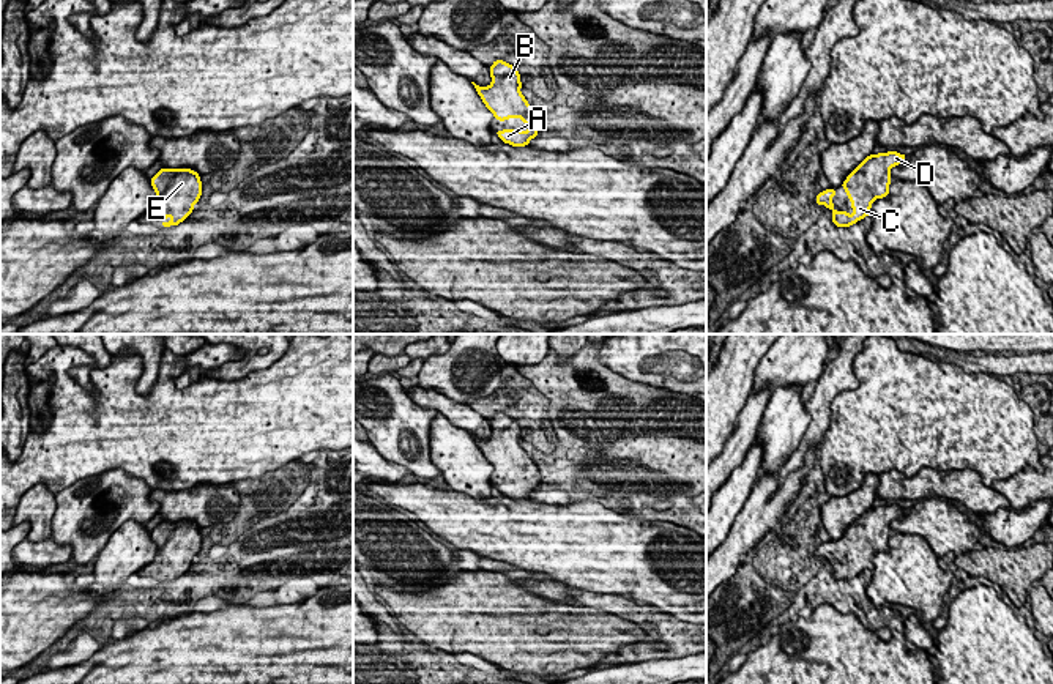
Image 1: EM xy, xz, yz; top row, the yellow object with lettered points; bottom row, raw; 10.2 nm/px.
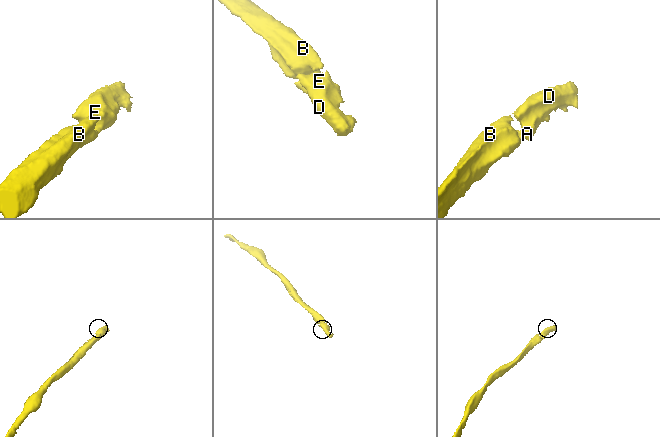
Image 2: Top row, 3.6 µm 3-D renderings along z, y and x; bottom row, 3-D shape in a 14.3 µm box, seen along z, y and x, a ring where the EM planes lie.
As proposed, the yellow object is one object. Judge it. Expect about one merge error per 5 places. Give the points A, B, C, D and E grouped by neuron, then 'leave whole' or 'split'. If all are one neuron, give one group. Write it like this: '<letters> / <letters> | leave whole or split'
A B C D E | leave whole

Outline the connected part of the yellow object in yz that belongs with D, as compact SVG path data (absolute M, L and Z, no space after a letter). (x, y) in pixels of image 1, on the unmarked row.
M897 504L878 506L867 509L842 536L845 542L853 567L848 564L837 564L831 555L835 550L835 542L821 544L815 556L824 558L832 566L832 575L835 580L850 580L858 574L870 569L872 556L876 552L889 548L891 522L902 517L906 507Z

